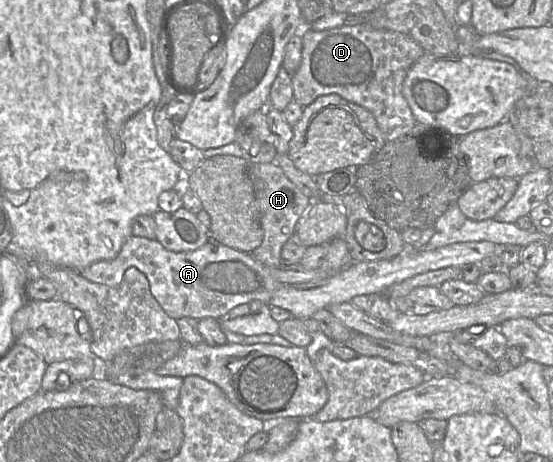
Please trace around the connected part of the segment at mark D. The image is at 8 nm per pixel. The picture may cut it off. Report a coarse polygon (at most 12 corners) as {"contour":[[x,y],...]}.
{"contour":[[368,23],[301,30],[295,103],[339,95],[386,142],[416,126],[402,87],[425,54]]}

